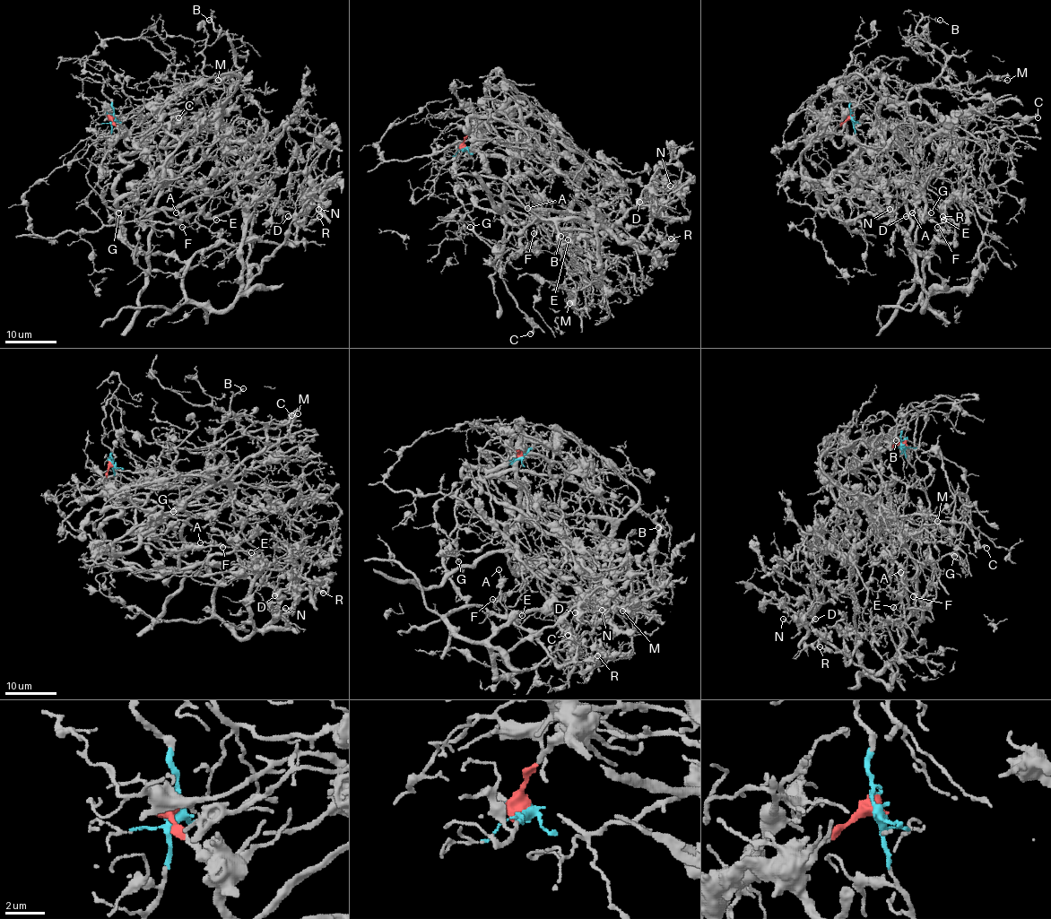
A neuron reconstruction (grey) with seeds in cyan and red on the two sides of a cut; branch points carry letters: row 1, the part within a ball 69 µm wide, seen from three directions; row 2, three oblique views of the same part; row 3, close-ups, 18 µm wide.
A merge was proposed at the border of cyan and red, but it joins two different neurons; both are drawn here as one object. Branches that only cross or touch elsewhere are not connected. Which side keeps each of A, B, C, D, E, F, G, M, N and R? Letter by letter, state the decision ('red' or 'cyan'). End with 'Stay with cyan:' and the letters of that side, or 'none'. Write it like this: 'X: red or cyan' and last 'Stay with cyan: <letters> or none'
A: cyan
B: red
C: red
D: cyan
E: cyan
F: cyan
G: cyan
M: red
N: cyan
R: cyan
Stay with cyan: A, D, E, F, G, N, R

